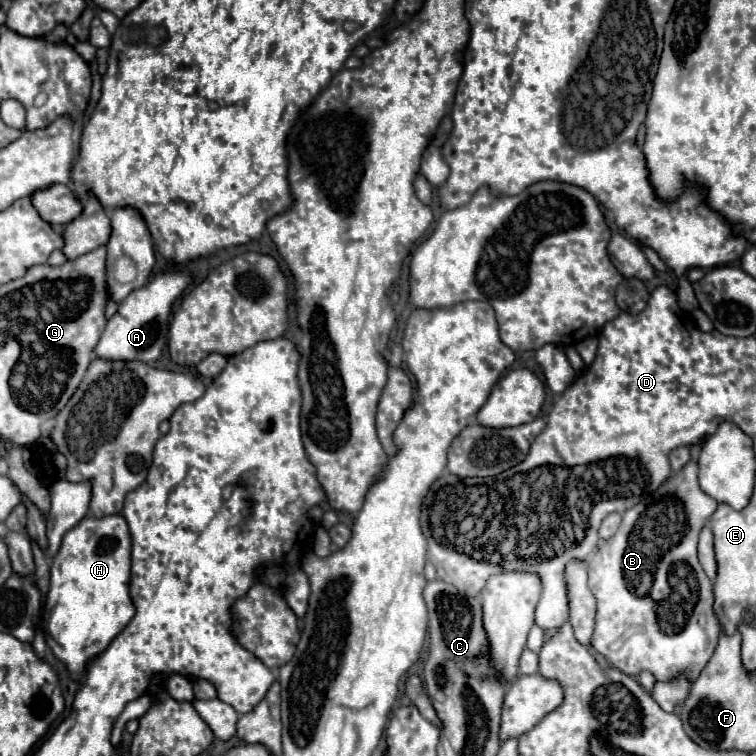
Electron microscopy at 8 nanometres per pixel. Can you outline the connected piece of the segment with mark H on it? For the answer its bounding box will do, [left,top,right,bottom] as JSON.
[43,514,133,680]

